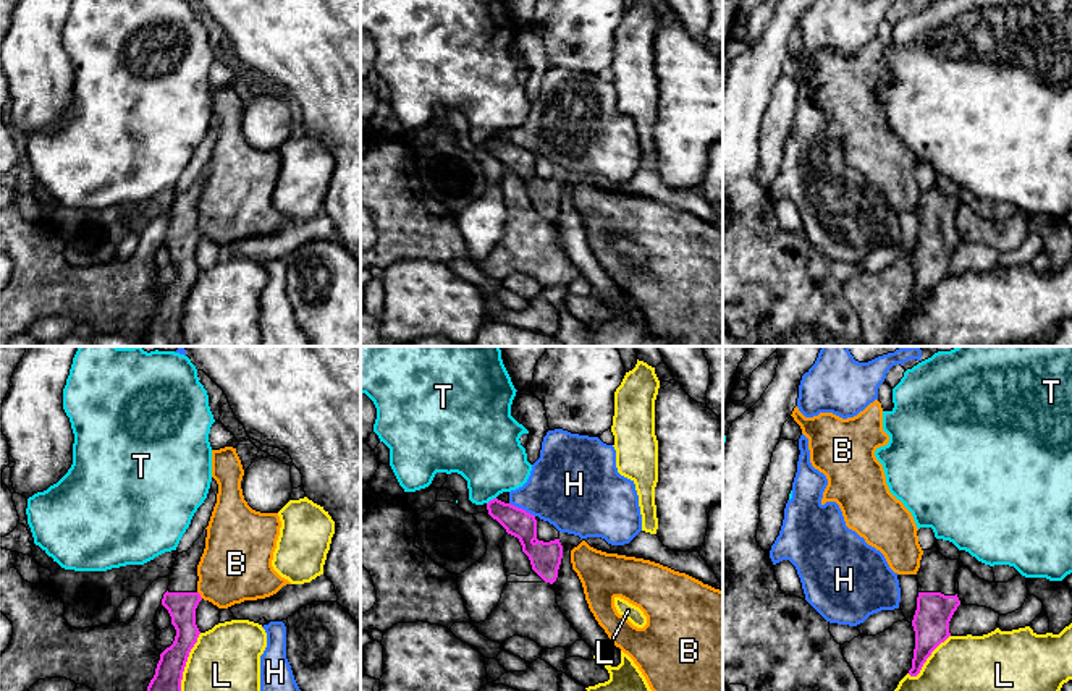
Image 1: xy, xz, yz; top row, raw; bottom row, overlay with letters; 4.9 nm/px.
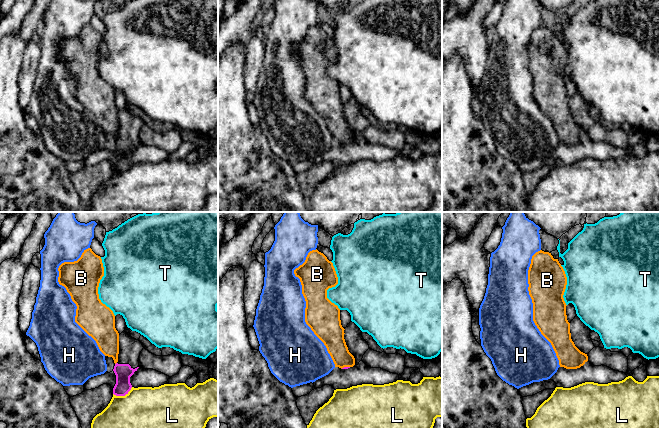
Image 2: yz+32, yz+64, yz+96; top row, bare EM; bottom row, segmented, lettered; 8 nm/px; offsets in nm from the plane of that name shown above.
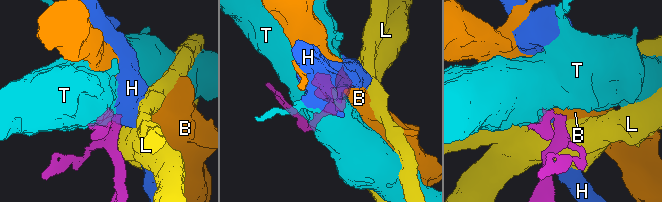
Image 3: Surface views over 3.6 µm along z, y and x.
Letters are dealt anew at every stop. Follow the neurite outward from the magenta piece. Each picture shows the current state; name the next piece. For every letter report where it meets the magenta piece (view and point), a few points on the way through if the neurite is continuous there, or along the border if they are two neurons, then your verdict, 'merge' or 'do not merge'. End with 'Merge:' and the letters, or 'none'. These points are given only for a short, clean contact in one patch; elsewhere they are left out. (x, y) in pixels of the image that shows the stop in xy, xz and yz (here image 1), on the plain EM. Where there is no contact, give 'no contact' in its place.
B: xy (199, 232) | along xy (198, 228), (202, 235) | do not merge
H: xz (521, 146) | along xz (510, 139), (534, 154) | do not merge
L: xy (183, 308) | do not merge
T: xz (490, 138) | along xz (495, 135), (487, 141) | do not merge
Merge: none

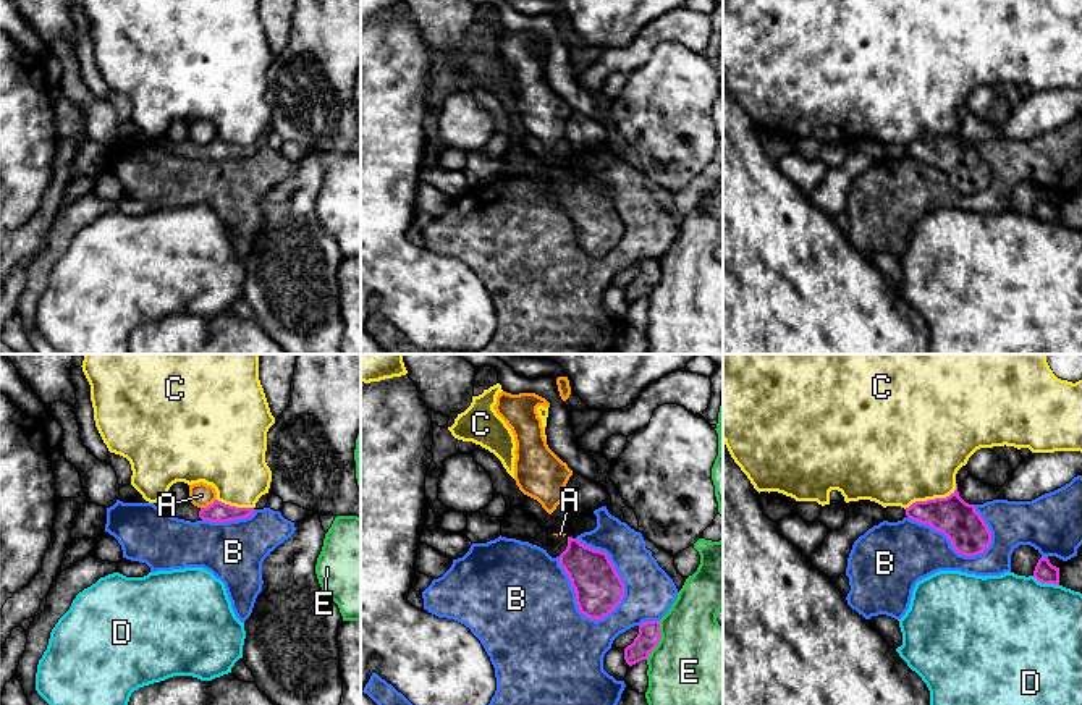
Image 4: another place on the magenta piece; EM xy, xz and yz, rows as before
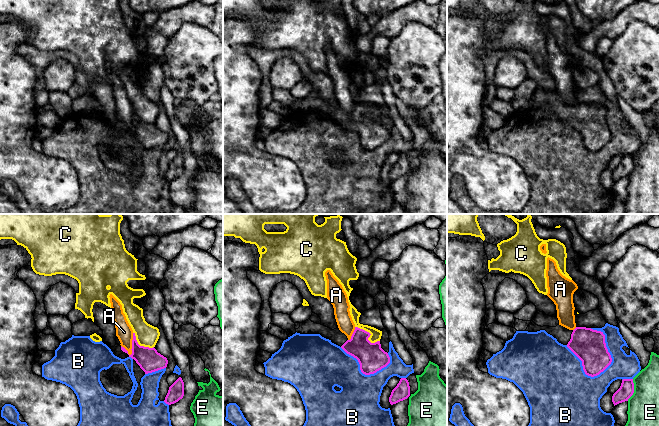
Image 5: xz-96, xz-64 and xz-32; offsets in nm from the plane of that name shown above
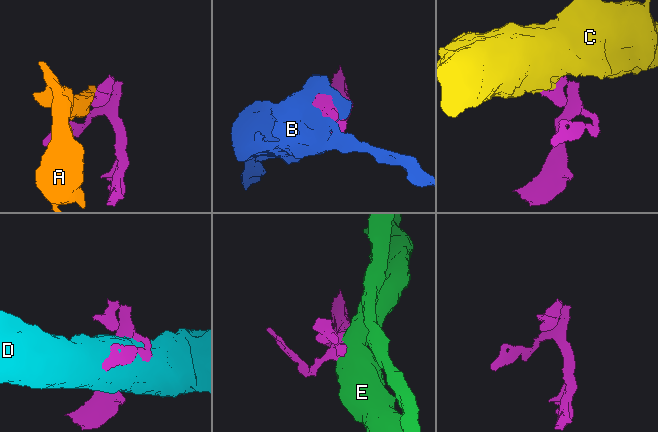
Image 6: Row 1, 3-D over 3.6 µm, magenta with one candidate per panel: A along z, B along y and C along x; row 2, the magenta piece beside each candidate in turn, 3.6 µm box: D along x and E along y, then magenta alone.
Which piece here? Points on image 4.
A: xy (209, 143) | along xy (215, 136), (201, 146) | do not merge
B: xz (617, 212) | do not merge
C: yz (932, 138) | along yz (956, 122), (945, 135), (916, 138), (904, 146) | do not merge
D: yz (1045, 220) | do not merge
E: xz (659, 278) | do not merge
Merge: none

